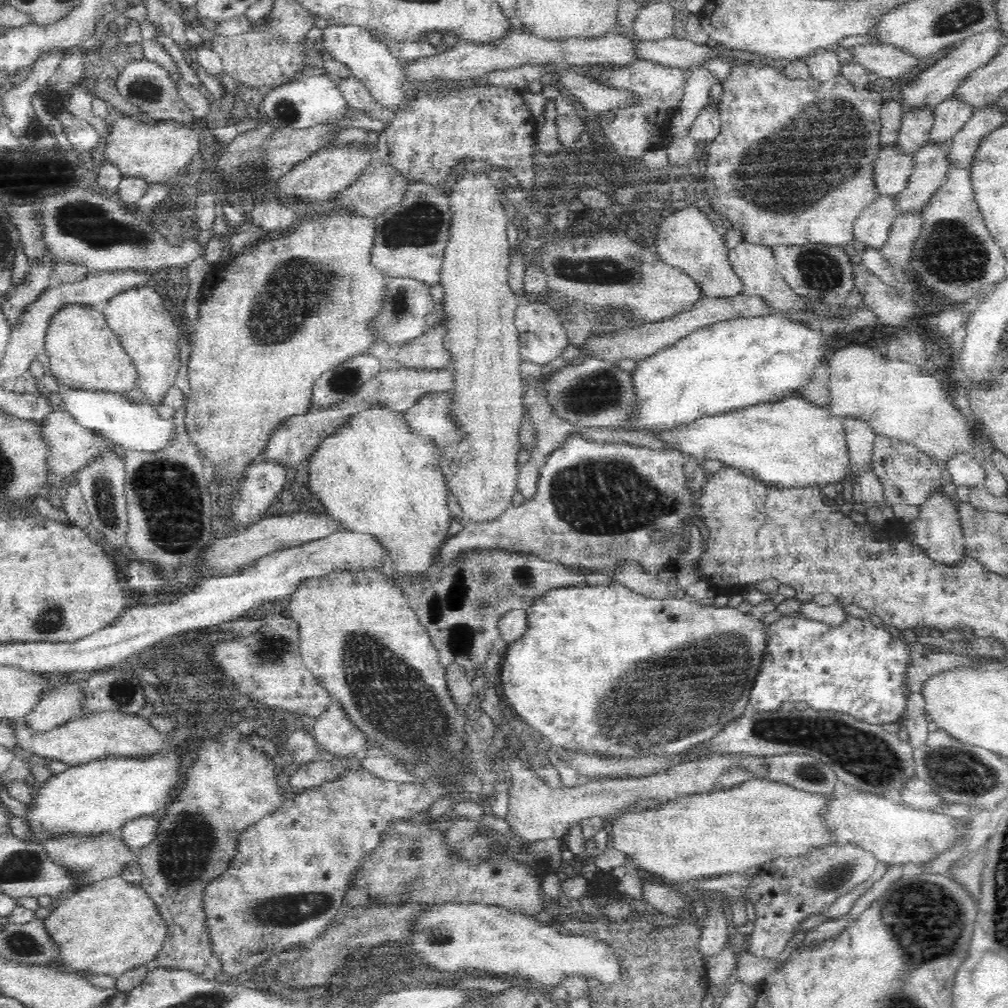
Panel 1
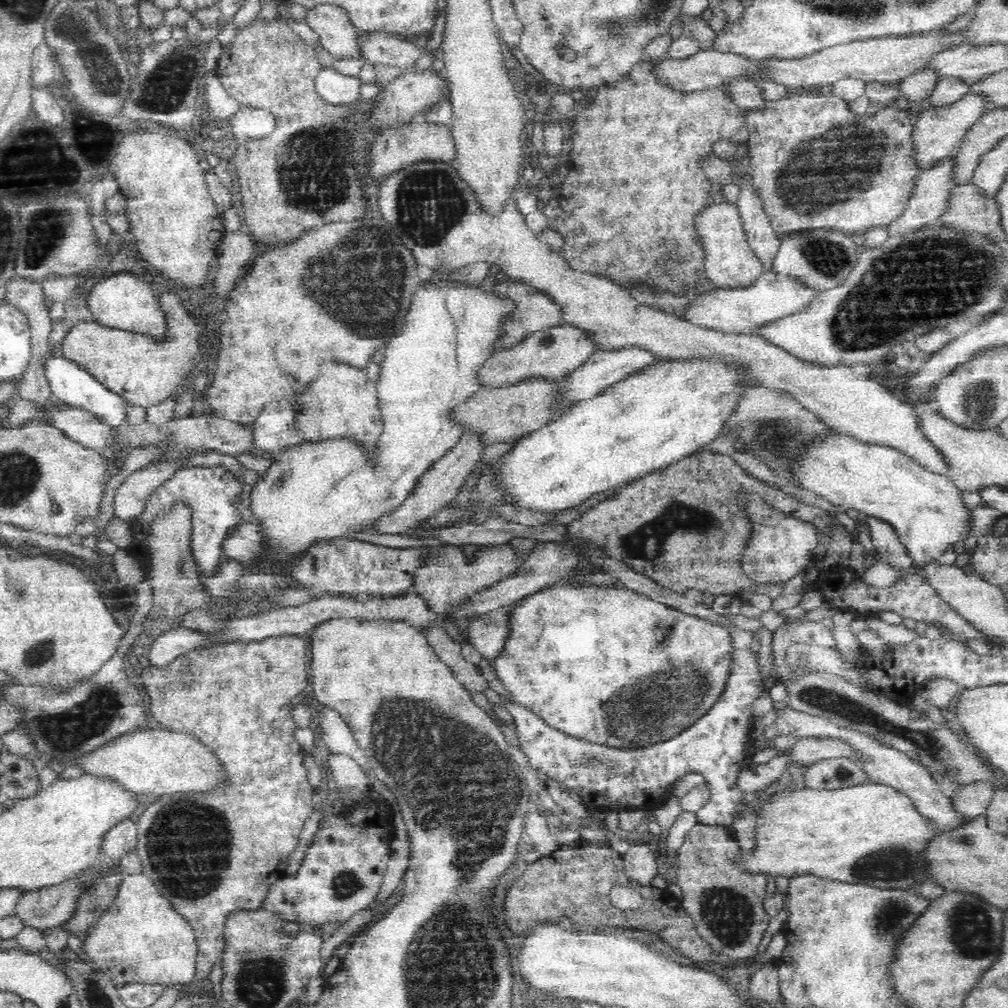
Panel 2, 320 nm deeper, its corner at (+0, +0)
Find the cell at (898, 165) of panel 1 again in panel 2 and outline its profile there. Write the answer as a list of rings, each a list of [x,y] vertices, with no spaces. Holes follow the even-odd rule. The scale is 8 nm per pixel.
[[[968,93],[950,106],[930,107],[930,109],[924,110],[918,115],[918,120],[916,120],[916,124],[913,124],[911,134],[913,160],[917,164],[918,174],[923,173],[925,170],[930,170],[942,158],[953,156],[967,128],[972,126],[972,123],[977,118],[980,118],[980,115],[986,110],[983,107],[984,103],[981,96],[970,95]]]

